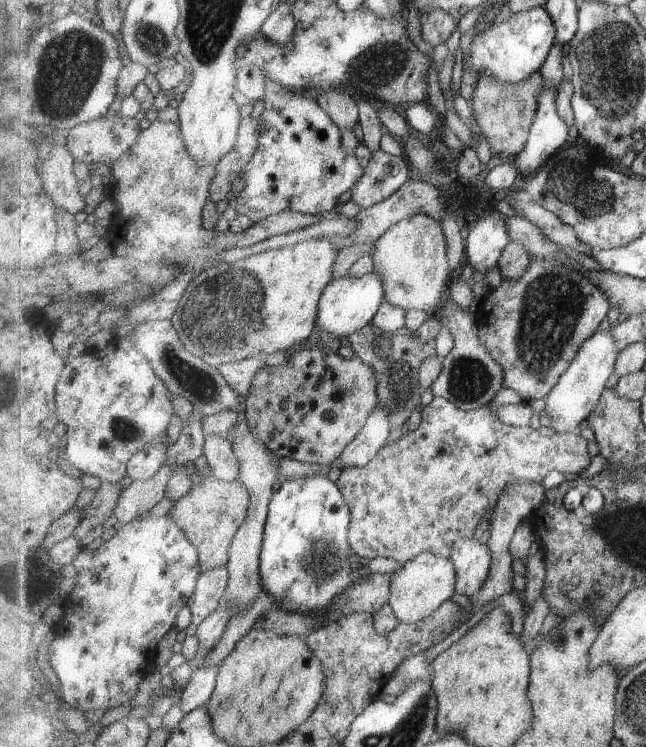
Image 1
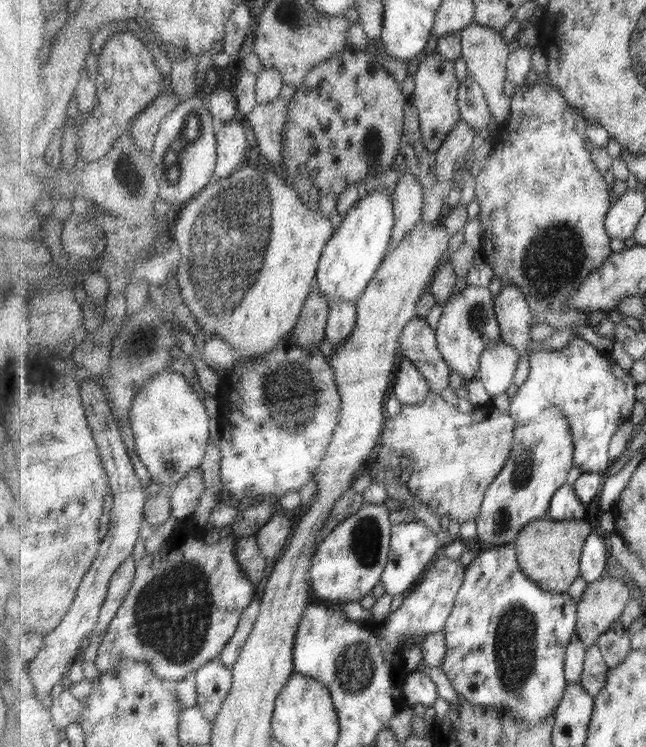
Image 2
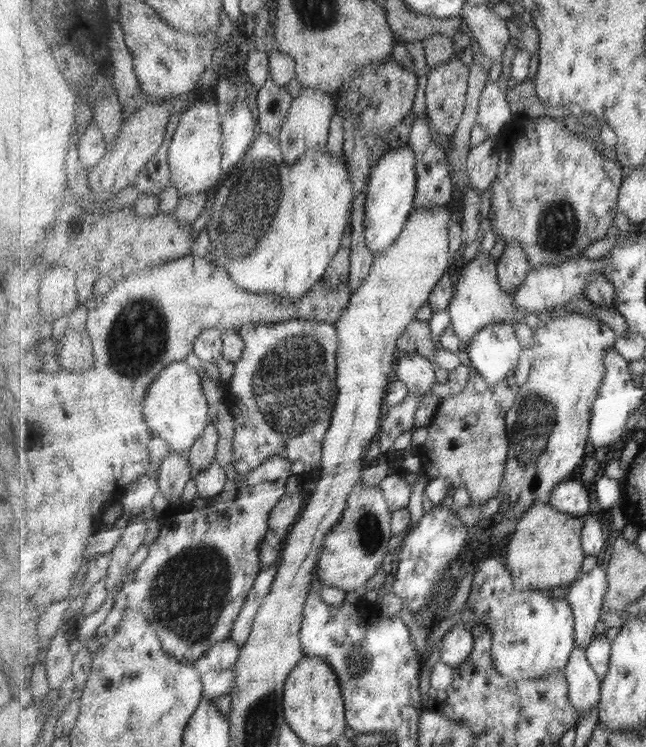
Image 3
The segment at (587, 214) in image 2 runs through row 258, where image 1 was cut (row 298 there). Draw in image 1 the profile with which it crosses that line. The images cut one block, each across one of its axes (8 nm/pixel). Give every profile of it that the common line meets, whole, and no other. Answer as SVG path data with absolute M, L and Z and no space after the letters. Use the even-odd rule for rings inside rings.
M533 259L519 280L502 280L476 310L480 341L504 368L504 388L515 390L527 402L539 398L545 400L571 366L581 347L598 332L611 306L607 294L581 271L557 261Z

